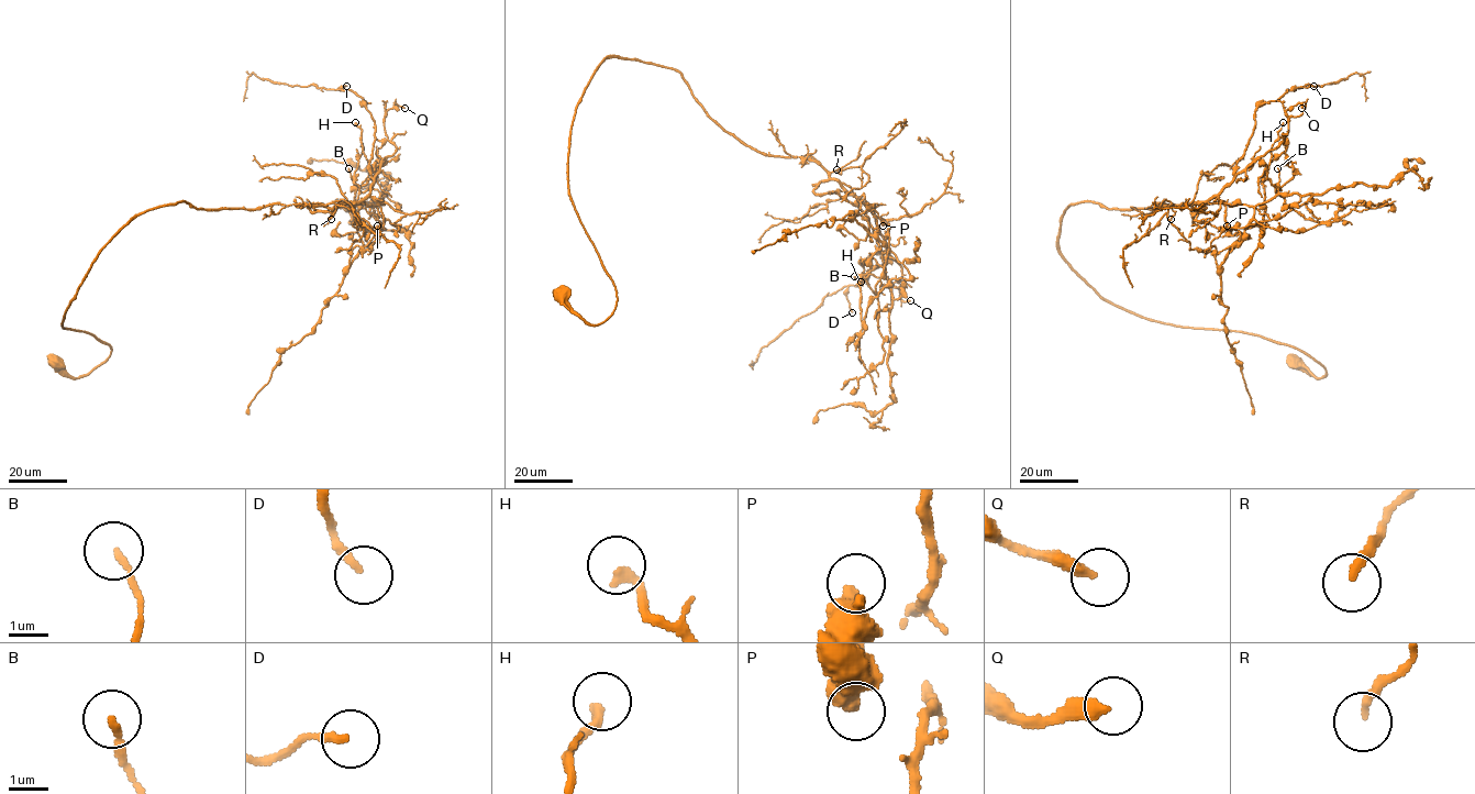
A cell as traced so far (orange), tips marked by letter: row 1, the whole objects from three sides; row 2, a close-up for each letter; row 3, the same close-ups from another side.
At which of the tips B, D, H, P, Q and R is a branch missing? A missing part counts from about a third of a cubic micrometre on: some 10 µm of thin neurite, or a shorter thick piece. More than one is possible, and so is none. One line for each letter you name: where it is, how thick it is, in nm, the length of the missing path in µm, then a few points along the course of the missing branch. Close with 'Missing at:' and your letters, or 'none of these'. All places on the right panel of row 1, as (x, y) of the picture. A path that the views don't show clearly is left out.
Q: Place: (1301, 108). Thickness 360 nm. Missing length about 20 µm
R: Place: (1171, 219). Thickness 180 nm. Missing length about 10 µm
Missing at: Q, R

